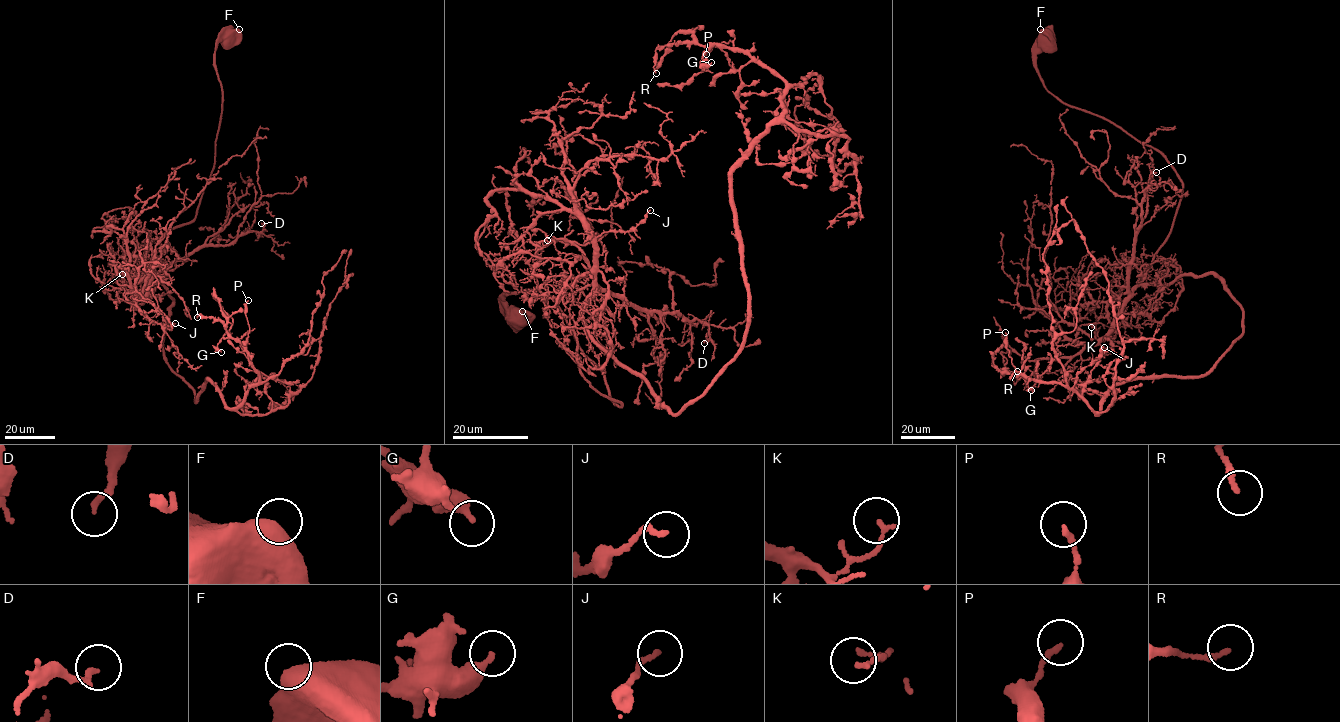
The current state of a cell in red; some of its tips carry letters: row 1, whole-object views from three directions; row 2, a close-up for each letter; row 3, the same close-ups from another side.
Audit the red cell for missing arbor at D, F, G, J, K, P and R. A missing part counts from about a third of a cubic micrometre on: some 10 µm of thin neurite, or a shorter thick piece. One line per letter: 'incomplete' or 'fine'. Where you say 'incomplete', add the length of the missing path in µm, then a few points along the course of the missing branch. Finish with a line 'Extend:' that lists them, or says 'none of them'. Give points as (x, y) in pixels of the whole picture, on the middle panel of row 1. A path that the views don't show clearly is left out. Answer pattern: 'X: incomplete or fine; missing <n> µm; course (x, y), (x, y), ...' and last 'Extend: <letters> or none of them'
D: fine
F: fine
G: fine
J: fine
K: fine
P: fine
R: fine
Extend: none of them

